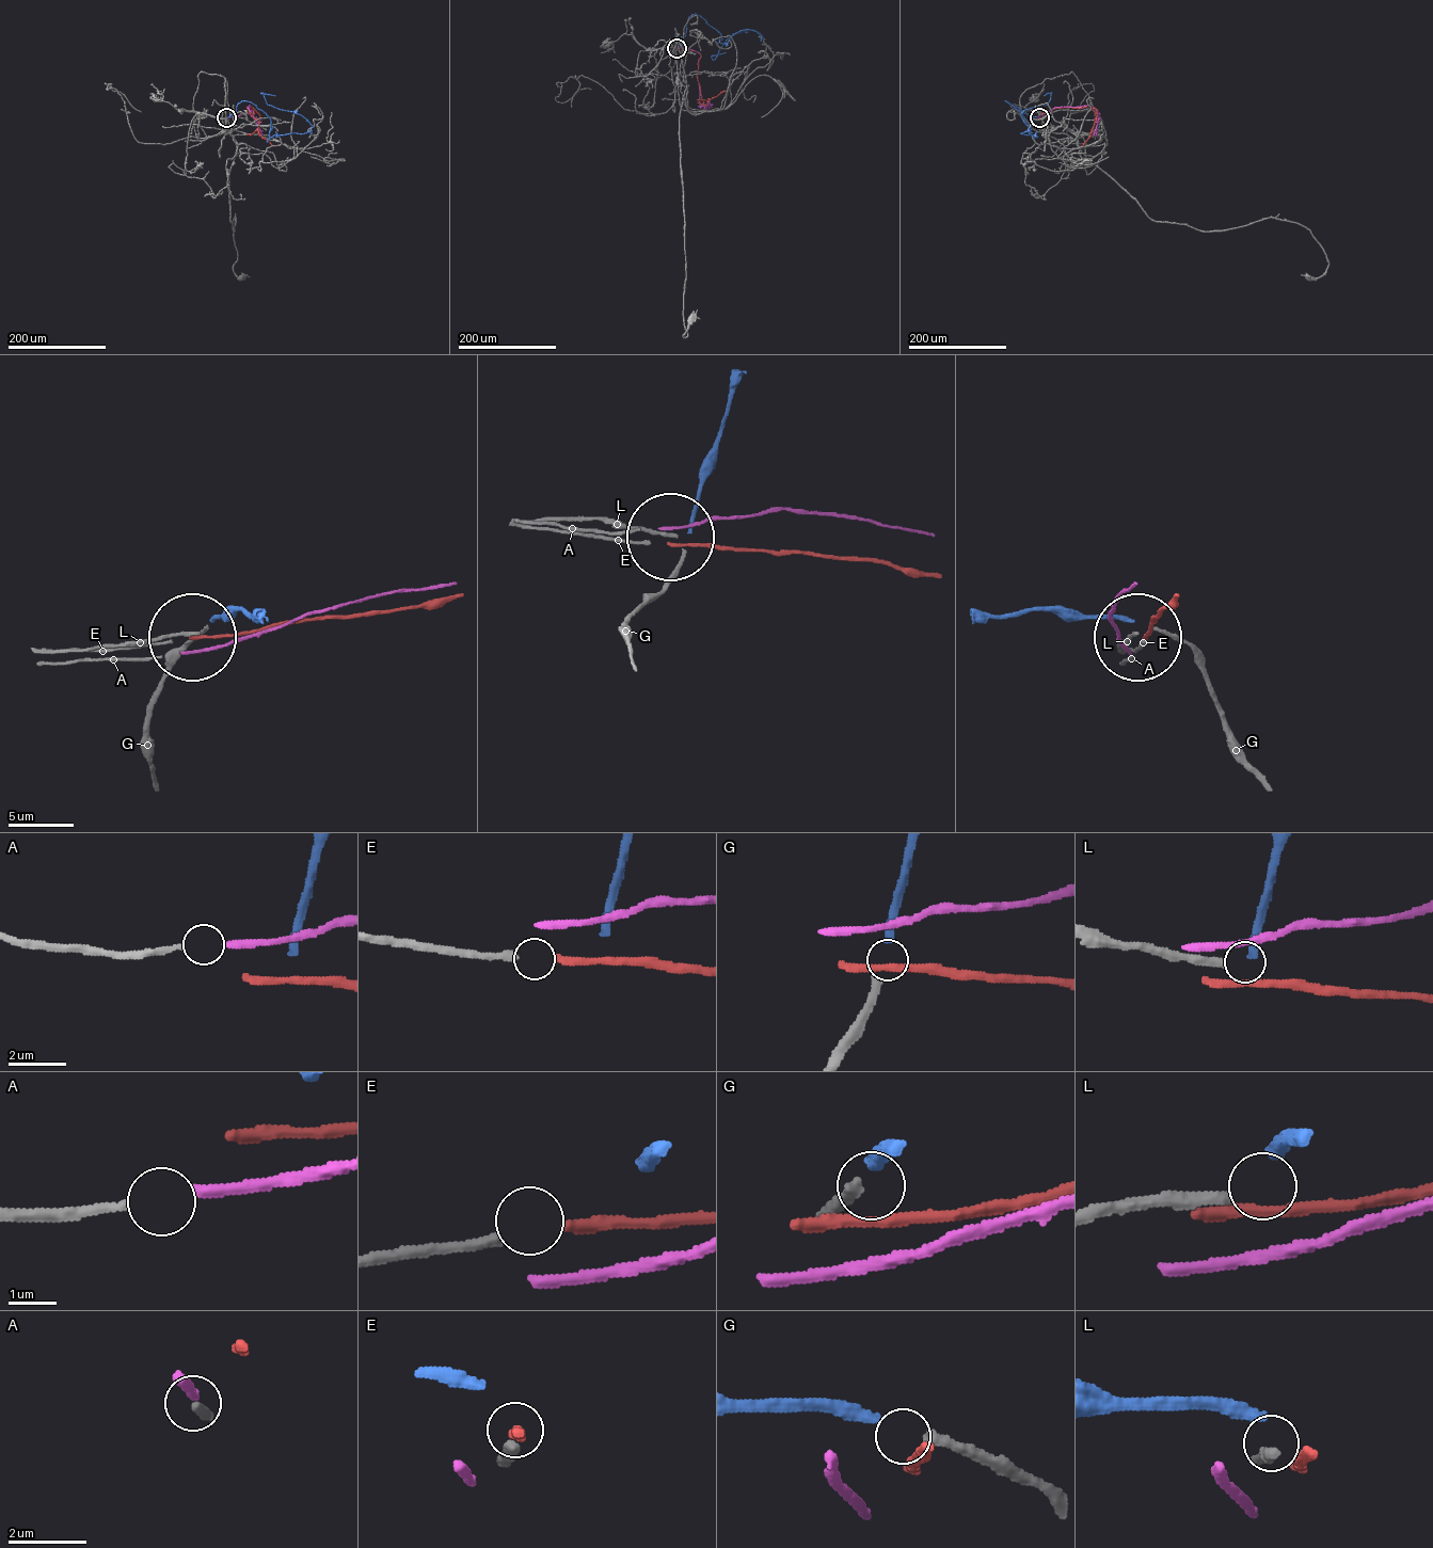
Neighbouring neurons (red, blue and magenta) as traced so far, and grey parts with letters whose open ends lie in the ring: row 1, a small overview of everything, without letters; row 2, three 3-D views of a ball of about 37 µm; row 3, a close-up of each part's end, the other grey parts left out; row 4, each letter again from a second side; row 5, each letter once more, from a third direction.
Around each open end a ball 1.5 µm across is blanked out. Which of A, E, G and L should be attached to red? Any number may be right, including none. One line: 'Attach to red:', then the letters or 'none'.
Attach to red: E

